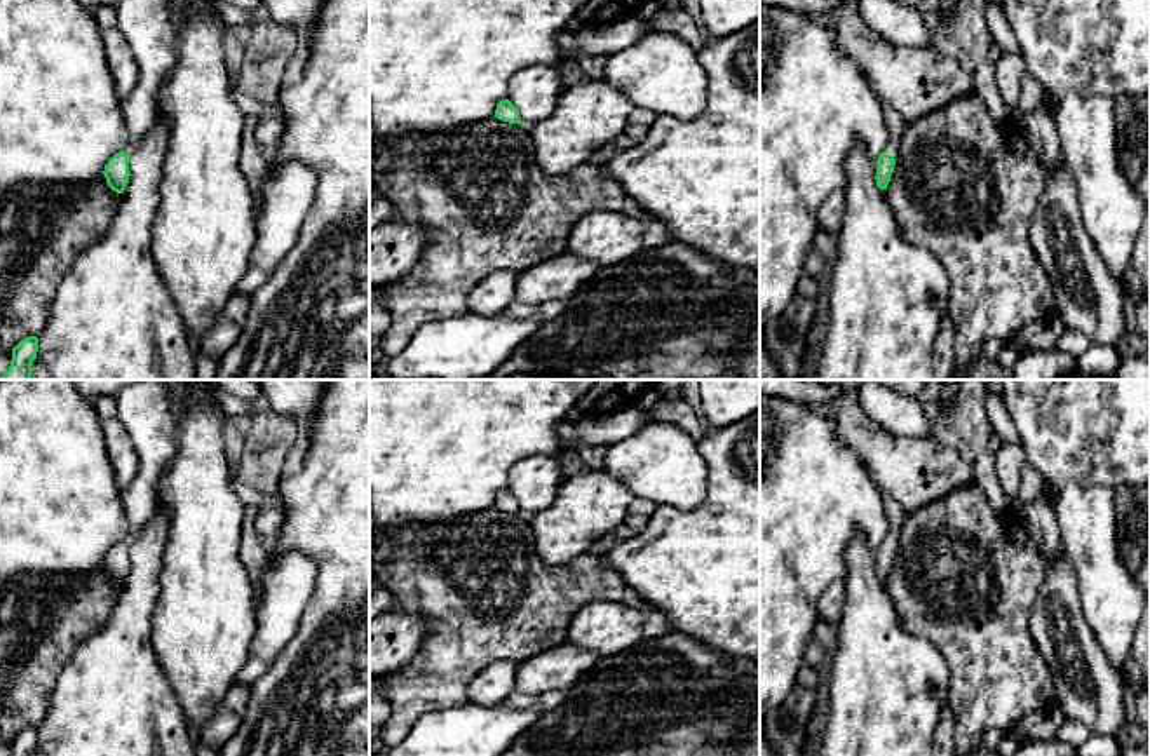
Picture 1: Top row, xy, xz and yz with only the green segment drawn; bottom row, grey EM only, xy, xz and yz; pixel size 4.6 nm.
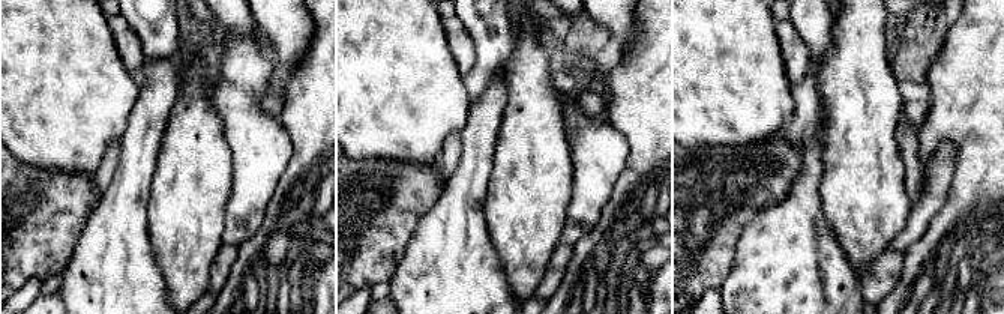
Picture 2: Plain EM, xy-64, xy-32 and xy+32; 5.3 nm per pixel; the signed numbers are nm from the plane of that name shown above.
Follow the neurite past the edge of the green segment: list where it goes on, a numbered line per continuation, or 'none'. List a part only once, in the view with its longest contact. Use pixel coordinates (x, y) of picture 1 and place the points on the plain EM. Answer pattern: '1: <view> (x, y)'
1: yz (896, 514)

